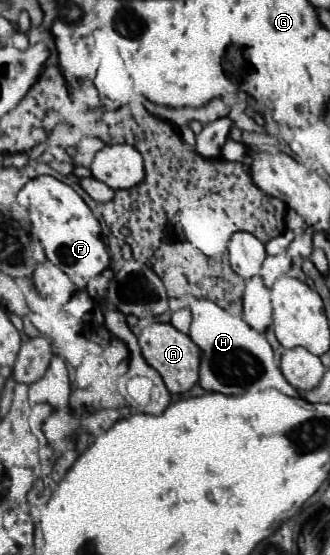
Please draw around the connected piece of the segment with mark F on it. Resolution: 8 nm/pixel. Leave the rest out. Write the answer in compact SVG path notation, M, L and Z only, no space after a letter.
M39 176L23 186L17 202L29 210L31 232L41 240L47 260L69 278L89 280L111 268L111 258L101 238L101 224L71 186L59 182L53 176Z

